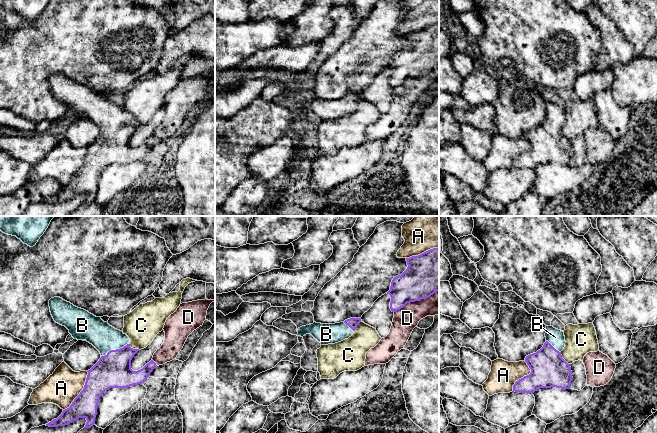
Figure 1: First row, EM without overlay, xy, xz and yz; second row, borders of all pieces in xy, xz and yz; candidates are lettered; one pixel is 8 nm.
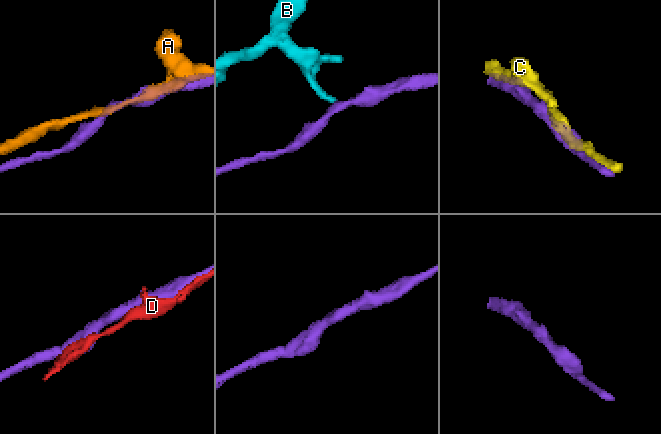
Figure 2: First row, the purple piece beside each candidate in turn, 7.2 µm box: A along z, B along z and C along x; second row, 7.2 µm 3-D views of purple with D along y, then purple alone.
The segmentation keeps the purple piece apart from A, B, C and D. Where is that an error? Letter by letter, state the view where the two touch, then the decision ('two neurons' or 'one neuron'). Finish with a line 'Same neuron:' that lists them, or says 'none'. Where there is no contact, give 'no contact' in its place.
A: xy | two neurons
B: xy | one neuron
C: yz | two neurons
D: xz | two neurons
Same neuron: B

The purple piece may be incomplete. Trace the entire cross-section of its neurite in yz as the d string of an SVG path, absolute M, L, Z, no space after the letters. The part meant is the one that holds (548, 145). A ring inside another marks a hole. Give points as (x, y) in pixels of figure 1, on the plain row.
M551 101L546 102L545 113L543 123L526 132L525 138L531 149L516 157L513 167L533 170L540 164L570 165L571 143L561 131L566 119L564 108Z

